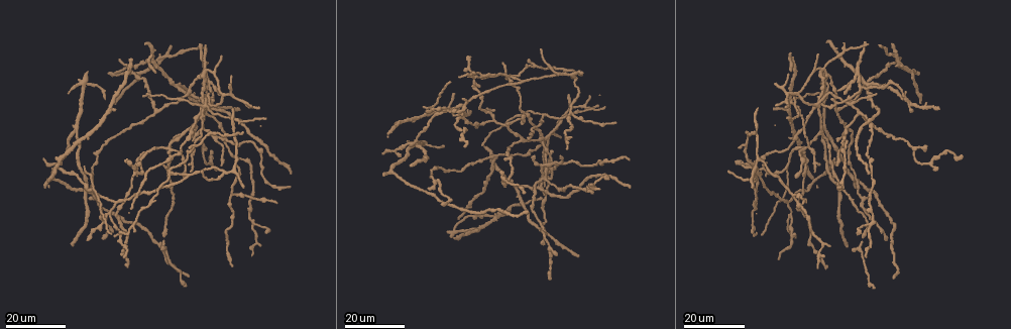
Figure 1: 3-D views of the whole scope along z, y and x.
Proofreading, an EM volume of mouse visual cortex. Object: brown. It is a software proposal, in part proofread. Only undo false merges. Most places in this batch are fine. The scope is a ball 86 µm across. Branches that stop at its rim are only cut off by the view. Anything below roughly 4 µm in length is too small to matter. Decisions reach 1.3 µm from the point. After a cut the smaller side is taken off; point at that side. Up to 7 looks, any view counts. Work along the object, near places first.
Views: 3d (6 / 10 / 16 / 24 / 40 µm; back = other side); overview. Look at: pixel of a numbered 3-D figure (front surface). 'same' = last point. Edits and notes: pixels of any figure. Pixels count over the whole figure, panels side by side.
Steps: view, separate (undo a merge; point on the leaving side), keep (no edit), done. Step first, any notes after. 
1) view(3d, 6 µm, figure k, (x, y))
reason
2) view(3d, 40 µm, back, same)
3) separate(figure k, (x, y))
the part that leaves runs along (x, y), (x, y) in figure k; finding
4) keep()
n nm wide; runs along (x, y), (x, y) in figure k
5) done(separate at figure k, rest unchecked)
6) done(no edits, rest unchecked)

view(3d, 16 µm, figure 1, (170, 149))

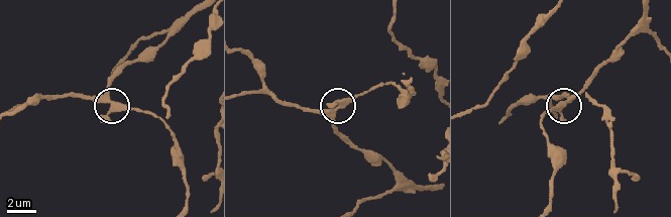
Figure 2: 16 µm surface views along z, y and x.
view(3d, 10 µm, figure 2, (107, 99))

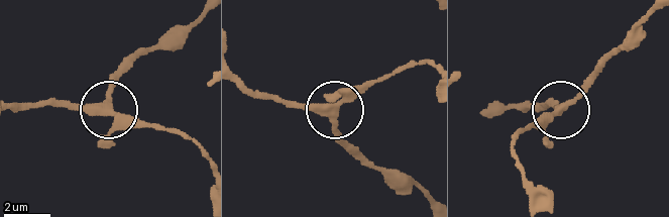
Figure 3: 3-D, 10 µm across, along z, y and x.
view(3d, 6 µm, figure 3, (109, 113))
zoom in

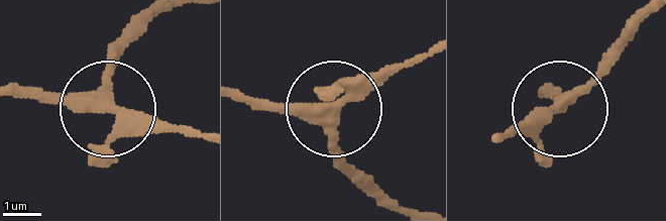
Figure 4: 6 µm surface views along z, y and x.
keep()
4 arms; one neuron here

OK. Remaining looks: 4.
view(3d, 16 µm, figure 1, (822, 70))
four-way junction

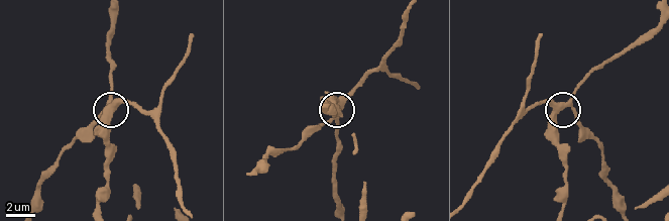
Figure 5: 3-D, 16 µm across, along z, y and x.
view(3d, 6 µm, figure 5, (559, 105))

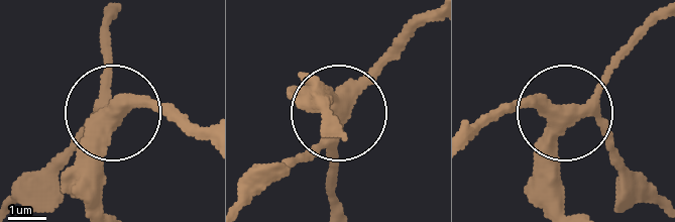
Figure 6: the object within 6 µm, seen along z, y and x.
keep()
4 arms; continuous, no second neuron

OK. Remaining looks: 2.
view(3d, 24 µm, figure 1, (543, 178))

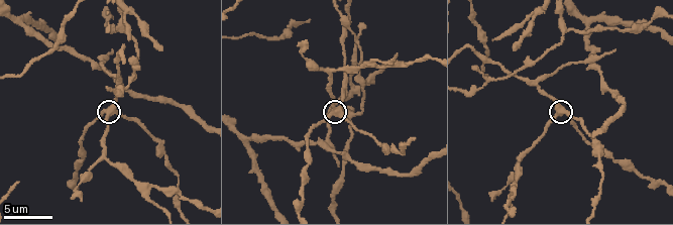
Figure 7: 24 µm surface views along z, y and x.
view(3d, 10 µm, figure 7, (564, 112))
closer look

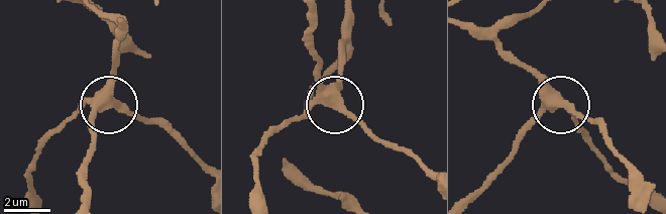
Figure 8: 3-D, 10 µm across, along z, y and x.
keep()
4 arms; runs along (465, 21), (488, 32), (559, 100), (514, 146) in figure 8; continuous, no second neuron

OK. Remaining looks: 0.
done(no edits, rest unchecked)

